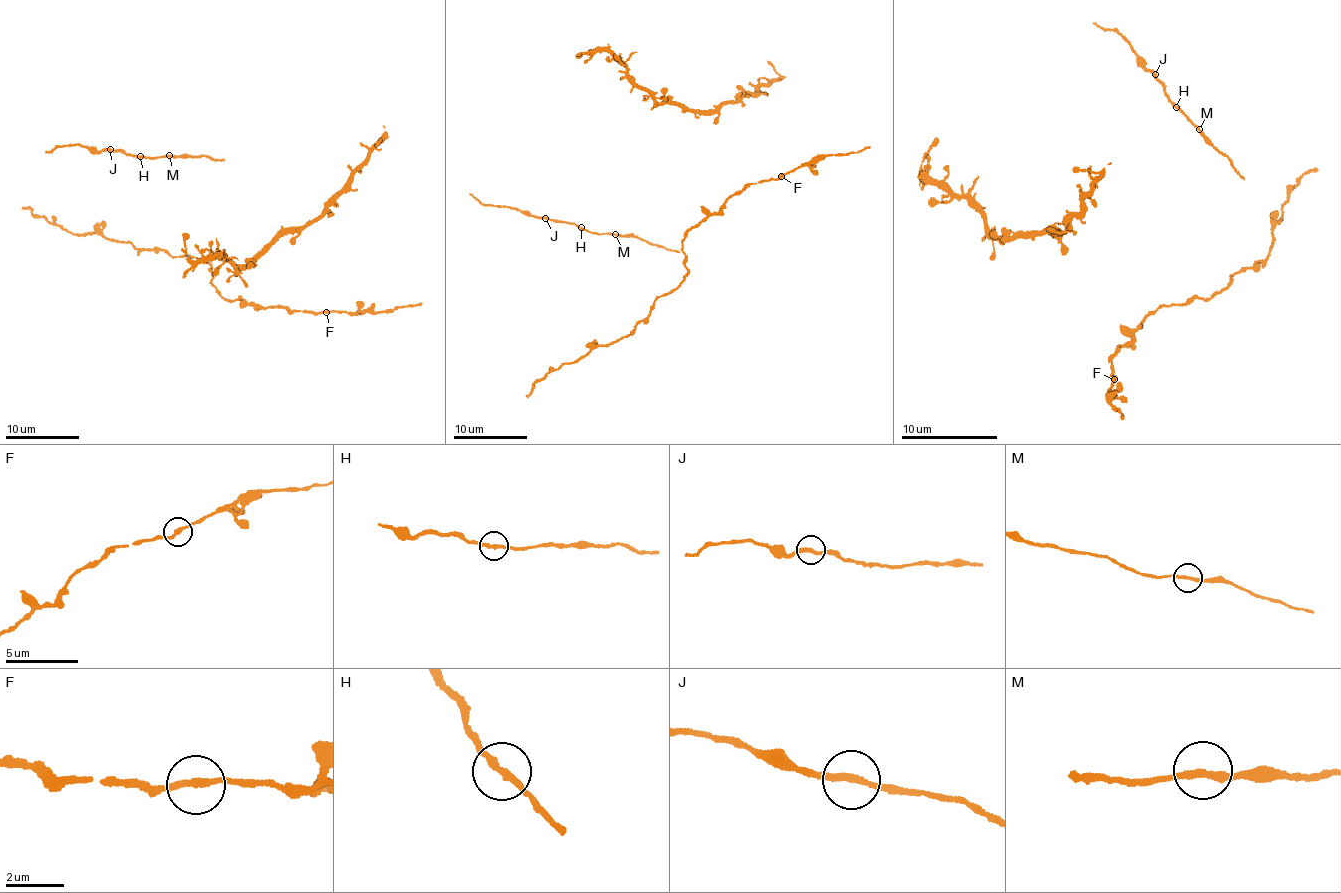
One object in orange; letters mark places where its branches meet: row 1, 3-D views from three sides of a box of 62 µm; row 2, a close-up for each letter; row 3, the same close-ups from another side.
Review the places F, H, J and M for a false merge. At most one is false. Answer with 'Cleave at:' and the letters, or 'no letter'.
Cleave at: no letter

